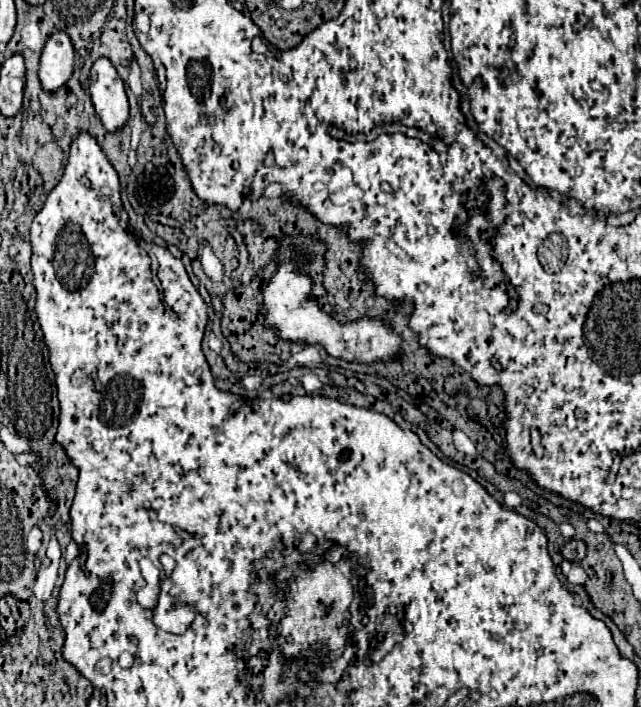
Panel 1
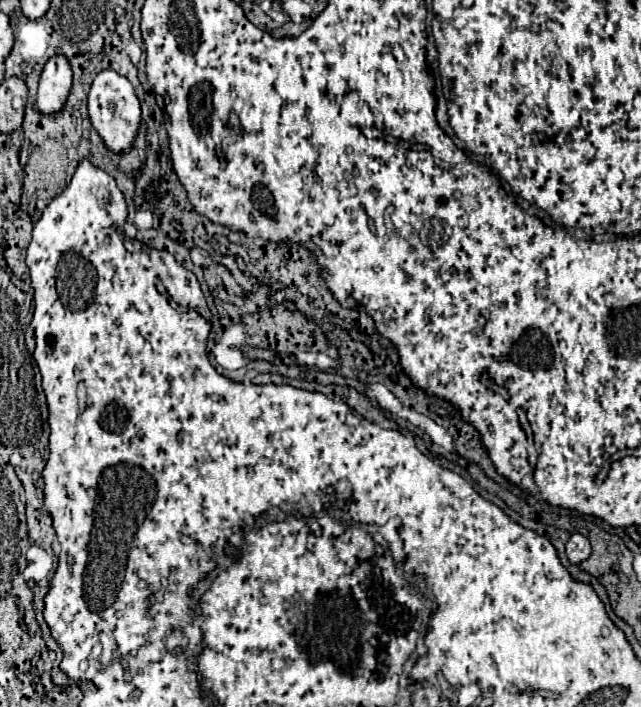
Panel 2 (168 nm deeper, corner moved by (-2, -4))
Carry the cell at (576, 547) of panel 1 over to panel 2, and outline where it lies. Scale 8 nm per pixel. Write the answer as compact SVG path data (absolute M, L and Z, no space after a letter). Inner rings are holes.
M572 534L572 538L568 540L566 544L566 556L572 564L582 564L588 556L590 556L592 548L590 548L590 542L586 536L582 534Z

